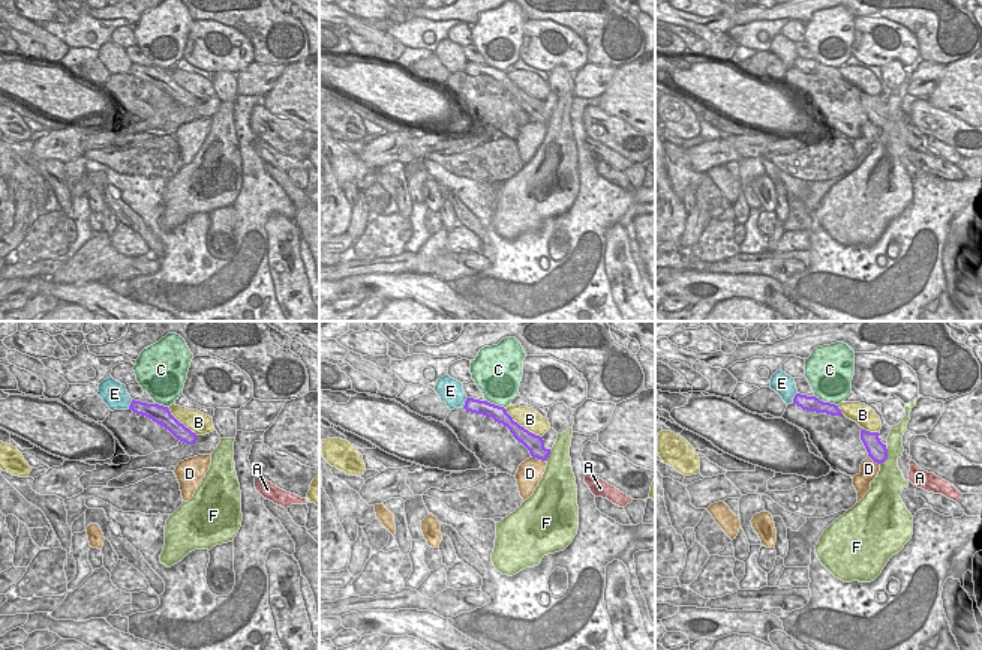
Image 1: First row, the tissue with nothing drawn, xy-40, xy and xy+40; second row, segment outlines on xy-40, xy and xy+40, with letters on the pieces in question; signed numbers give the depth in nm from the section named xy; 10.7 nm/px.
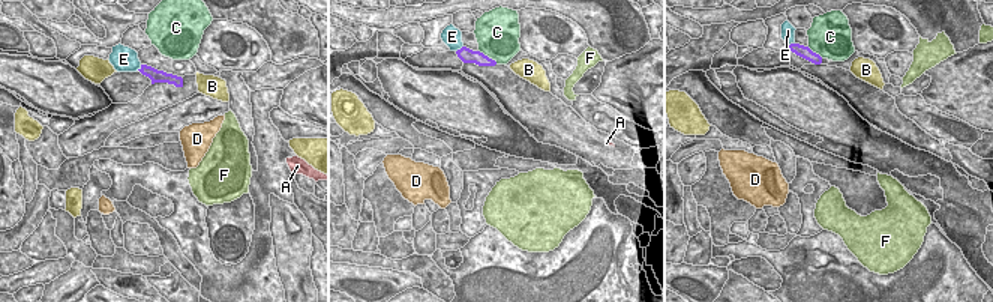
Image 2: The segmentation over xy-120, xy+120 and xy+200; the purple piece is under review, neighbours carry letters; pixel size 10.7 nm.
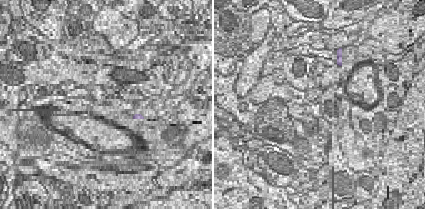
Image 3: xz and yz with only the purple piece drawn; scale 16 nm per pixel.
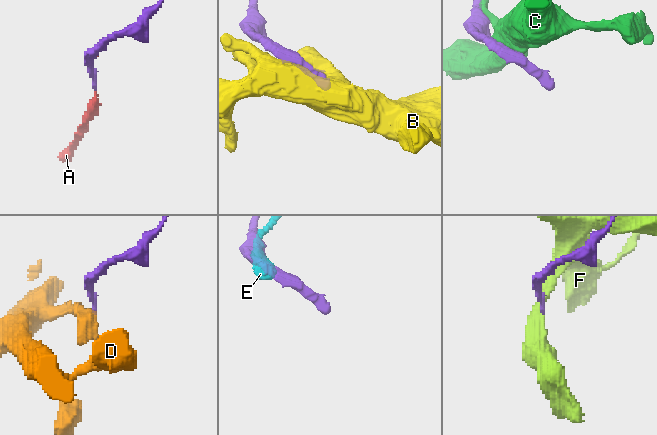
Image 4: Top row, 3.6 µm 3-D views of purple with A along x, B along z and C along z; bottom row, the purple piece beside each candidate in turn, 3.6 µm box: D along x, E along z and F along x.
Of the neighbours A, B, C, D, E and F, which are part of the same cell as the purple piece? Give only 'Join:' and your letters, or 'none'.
Join: A

